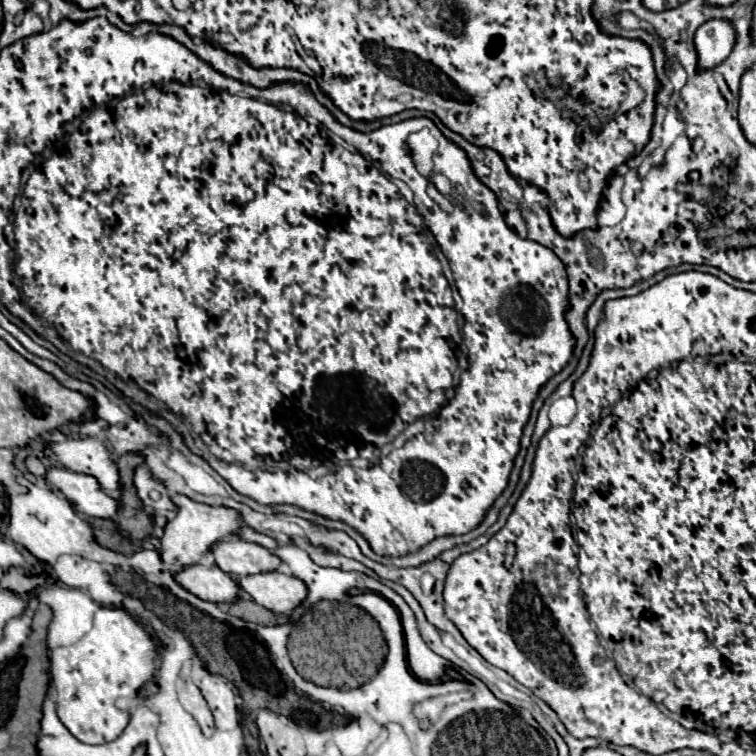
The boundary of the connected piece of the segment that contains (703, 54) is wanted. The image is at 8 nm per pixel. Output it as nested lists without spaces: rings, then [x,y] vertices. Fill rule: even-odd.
[[[712,18],[704,22],[694,36],[694,46],[698,50],[698,66],[710,68],[718,66],[736,44],[736,30],[730,20]]]

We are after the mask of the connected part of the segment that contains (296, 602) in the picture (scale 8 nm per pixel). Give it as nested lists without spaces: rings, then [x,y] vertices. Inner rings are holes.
[[[266,572],[254,574],[246,578],[236,578],[238,586],[248,592],[254,602],[260,606],[276,612],[276,614],[290,614],[294,612],[308,596],[308,586],[296,578],[282,572]]]

